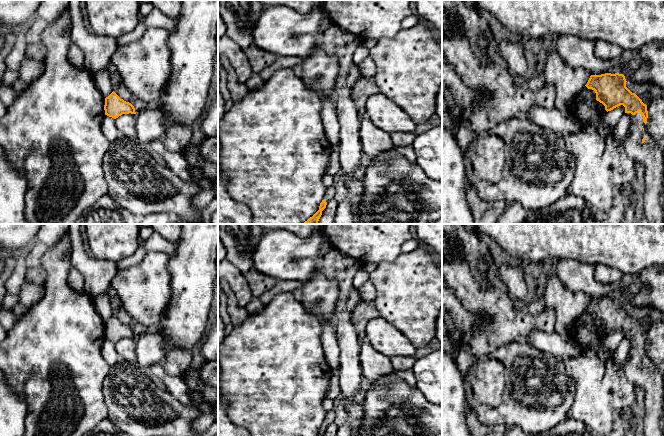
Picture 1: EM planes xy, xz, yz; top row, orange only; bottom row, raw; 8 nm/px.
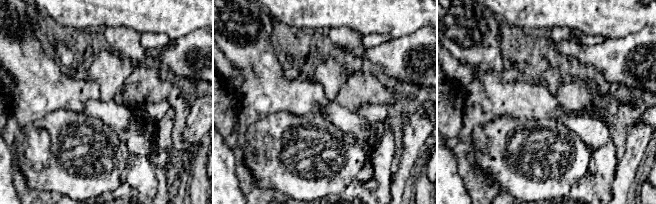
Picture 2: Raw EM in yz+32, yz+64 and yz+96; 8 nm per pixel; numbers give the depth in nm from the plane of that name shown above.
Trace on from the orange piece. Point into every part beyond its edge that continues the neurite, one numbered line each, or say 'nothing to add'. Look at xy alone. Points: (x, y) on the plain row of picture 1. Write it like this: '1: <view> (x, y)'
nothing to add

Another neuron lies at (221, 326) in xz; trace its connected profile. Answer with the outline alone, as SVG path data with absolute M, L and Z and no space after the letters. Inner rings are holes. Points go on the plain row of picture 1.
M218 313L218 350L219 346L222 343L222 341L225 339L226 334L225 334L225 324L220 318L220 315Z

